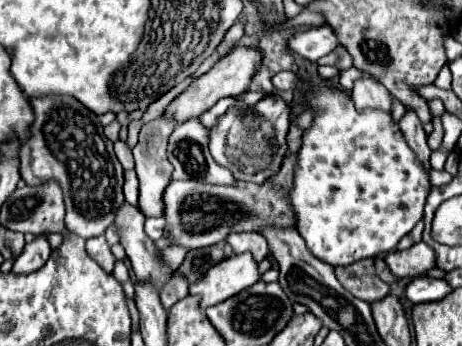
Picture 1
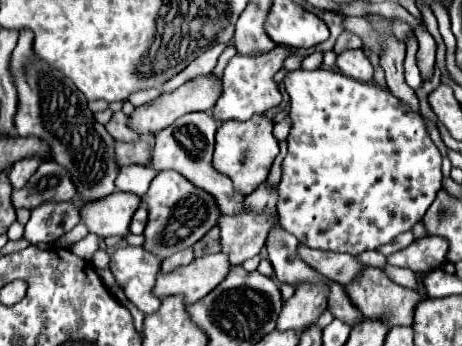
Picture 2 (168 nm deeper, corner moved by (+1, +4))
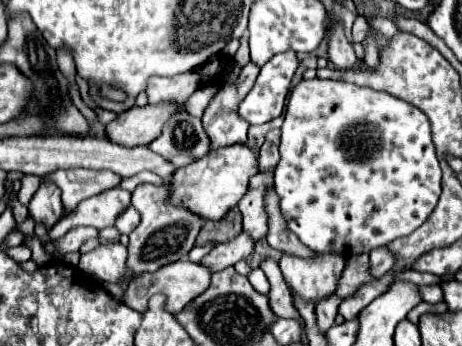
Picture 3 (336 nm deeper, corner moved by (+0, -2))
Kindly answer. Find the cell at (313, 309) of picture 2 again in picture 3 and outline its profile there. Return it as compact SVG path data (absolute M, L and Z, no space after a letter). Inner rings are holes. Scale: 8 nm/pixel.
M283 254L279 268L291 292L305 302L321 302L335 294L345 258L341 254L319 254L315 262L299 262L289 254Z

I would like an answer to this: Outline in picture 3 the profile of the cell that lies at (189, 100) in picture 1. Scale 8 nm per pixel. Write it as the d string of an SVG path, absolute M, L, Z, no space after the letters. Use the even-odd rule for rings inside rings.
M161 102L147 104L143 108L133 106L131 110L119 114L117 120L107 124L107 138L119 142L121 146L141 146L159 138L165 122L177 112L185 110L185 104Z

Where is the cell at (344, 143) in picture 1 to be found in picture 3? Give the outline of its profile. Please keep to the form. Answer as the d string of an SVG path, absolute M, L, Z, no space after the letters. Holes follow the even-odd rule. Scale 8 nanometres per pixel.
M313 78L313 80L301 80L289 94L289 102L287 102L287 112L285 112L285 122L281 126L281 160L275 168L275 192L279 196L279 206L281 206L281 214L287 222L289 232L293 232L307 248L325 254L325 252L333 252L333 254L341 254L345 258L355 256L355 254L363 254L363 252L371 252L373 248L385 246L389 242L393 242L395 238L407 236L411 234L417 226L421 226L429 214L433 212L433 208L437 206L439 194L441 194L441 166L435 154L435 144L431 138L431 126L427 122L427 116L411 106L409 102L403 102L401 98L389 96L387 92L375 92L371 88L361 88L343 80L321 80L321 78Z

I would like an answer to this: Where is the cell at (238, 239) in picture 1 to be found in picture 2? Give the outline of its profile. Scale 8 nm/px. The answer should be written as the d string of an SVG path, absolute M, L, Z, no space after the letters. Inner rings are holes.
M264 184L260 188L256 188L252 194L246 196L246 208L238 214L238 216L220 216L220 230L222 230L222 252L230 256L232 264L242 264L244 260L260 254L266 236L270 232L270 228L274 226L276 216L276 202L278 202L278 192L268 190Z

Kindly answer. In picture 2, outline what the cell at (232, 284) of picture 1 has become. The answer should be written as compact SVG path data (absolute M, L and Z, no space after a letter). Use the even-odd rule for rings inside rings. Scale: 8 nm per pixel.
M218 252L202 258L194 258L184 268L176 268L172 272L158 272L158 280L154 284L154 294L158 298L180 294L184 304L194 304L212 292L228 274L230 262L228 256Z

